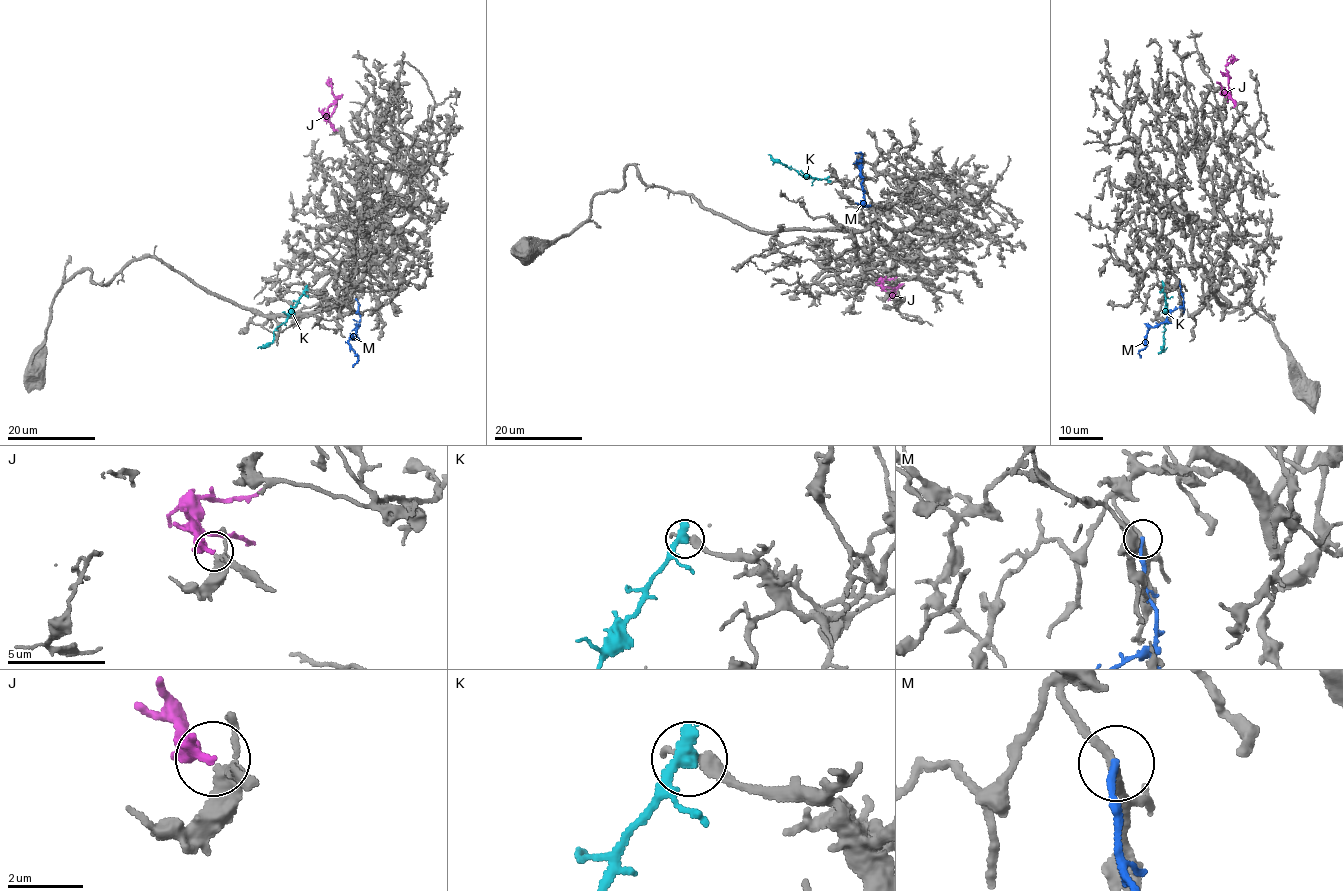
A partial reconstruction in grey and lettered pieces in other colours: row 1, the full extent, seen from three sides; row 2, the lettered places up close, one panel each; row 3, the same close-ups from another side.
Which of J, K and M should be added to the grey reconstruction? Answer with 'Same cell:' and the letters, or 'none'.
Same cell: J

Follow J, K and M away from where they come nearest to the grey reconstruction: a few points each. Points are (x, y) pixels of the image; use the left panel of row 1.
J: (336, 129), (329, 120), (335, 96), (329, 82), (333, 84)
K: (306, 290), (286, 320), (273, 331), (273, 340), (257, 348)
M: (356, 299), (361, 321), (356, 337), (348, 342), (358, 358), (352, 367)

